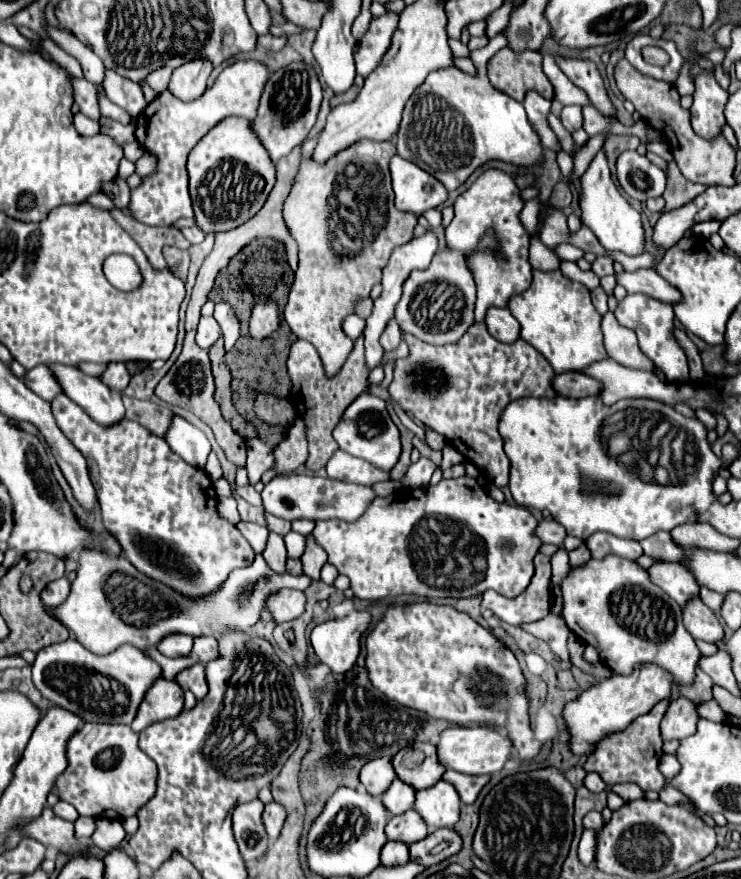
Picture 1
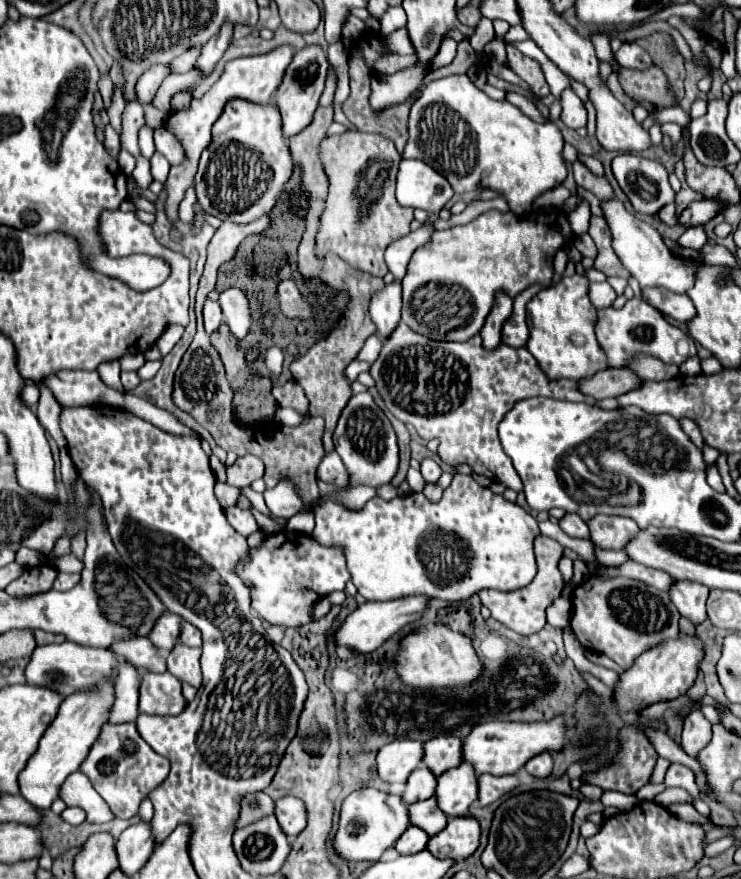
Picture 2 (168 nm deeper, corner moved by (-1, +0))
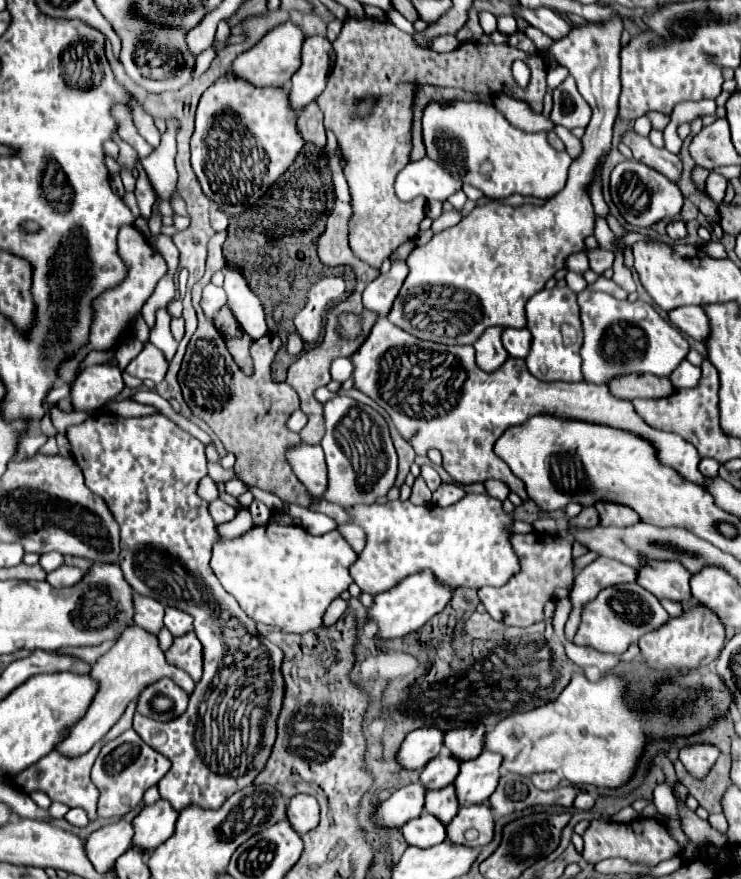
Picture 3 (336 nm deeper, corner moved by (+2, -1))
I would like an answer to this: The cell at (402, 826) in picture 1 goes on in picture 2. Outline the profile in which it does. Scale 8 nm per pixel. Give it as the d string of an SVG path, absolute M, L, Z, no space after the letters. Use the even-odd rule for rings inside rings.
M433 797L421 803L409 805L409 825L423 829L429 837L439 833L445 827L445 823L447 823L447 817L441 813Z

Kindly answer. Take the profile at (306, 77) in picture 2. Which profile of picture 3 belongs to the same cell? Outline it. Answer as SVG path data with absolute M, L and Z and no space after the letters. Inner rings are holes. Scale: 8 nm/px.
M310 36L302 44L302 66L292 76L290 104L298 112L318 98L326 86L332 66L332 44L326 36Z

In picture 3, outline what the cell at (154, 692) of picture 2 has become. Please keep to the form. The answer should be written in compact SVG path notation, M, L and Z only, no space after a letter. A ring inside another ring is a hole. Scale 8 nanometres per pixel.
M162 678L150 684L138 698L136 712L154 720L174 720L178 718L188 706L188 694L176 686L170 678Z

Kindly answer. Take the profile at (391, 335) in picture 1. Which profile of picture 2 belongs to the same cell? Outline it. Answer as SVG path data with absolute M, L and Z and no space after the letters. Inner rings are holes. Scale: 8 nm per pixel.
M391 283L385 285L383 291L373 295L371 305L371 319L377 325L377 331L383 339L389 339L389 335L395 331L395 327L401 321L401 285Z

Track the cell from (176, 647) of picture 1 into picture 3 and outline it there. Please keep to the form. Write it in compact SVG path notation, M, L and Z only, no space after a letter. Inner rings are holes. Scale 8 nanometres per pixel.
M134 594L134 624L146 628L148 632L158 634L158 630L164 626L162 618L164 618L164 606L148 596L140 596Z

